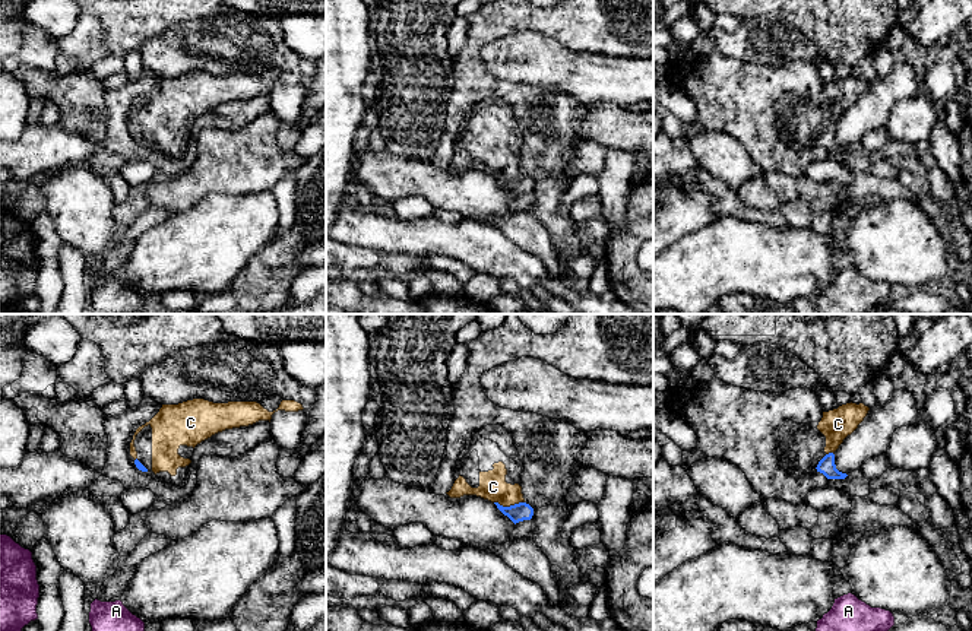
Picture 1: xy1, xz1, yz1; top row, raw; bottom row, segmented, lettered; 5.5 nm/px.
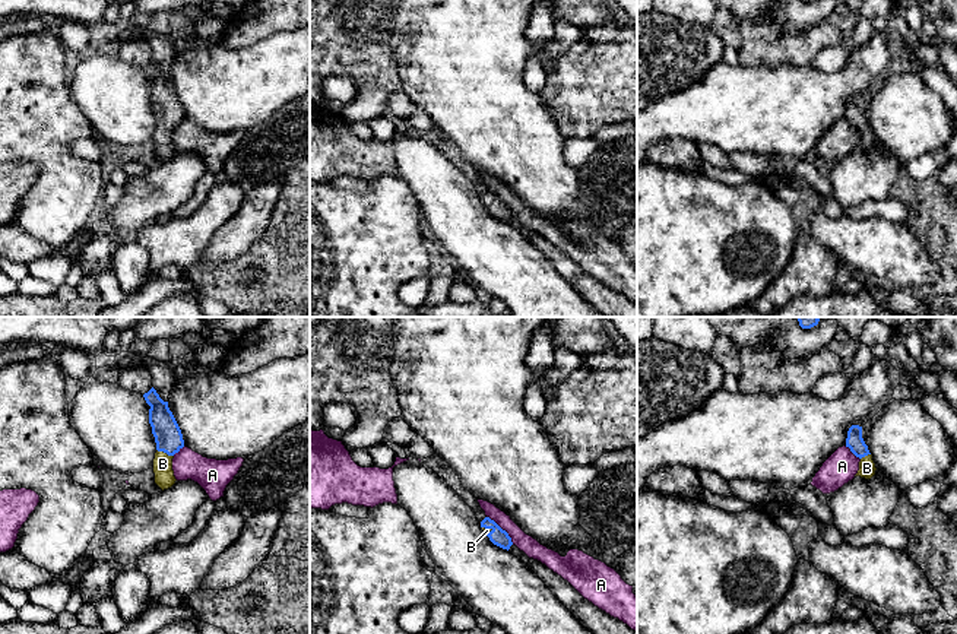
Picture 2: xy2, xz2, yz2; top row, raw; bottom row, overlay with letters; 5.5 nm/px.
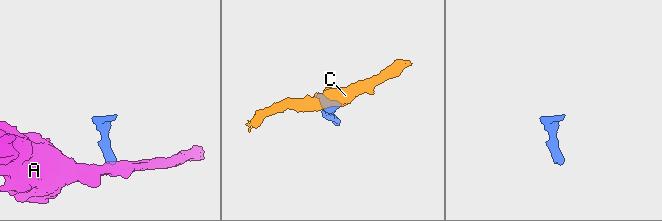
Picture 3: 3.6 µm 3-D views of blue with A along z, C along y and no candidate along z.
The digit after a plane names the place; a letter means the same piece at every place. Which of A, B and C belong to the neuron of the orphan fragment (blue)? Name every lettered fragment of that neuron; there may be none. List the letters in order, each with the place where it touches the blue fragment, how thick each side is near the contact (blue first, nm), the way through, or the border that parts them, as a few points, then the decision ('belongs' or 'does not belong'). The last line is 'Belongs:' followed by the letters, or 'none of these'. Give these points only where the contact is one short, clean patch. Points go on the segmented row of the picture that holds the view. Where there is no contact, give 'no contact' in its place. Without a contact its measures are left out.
A: meets blue in xz2 at (501, 529); 90 nm thick on the blue side, 100 nm on the other; border along xz2 (487, 516), (507, 533), (513, 544); does not belong
B: meets blue in xy2 at (165, 452); 150 nm thick on the blue side, 110 nm on the other; runs through xy2 (168, 437), (165, 452), (162, 463); belongs
C: meets blue in xz1 at (510, 506); 100 nm thick on the blue side, 160 nm on the other; runs through xz1 (521, 511), (510, 506), (493, 487); belongs
Belongs: B, C

